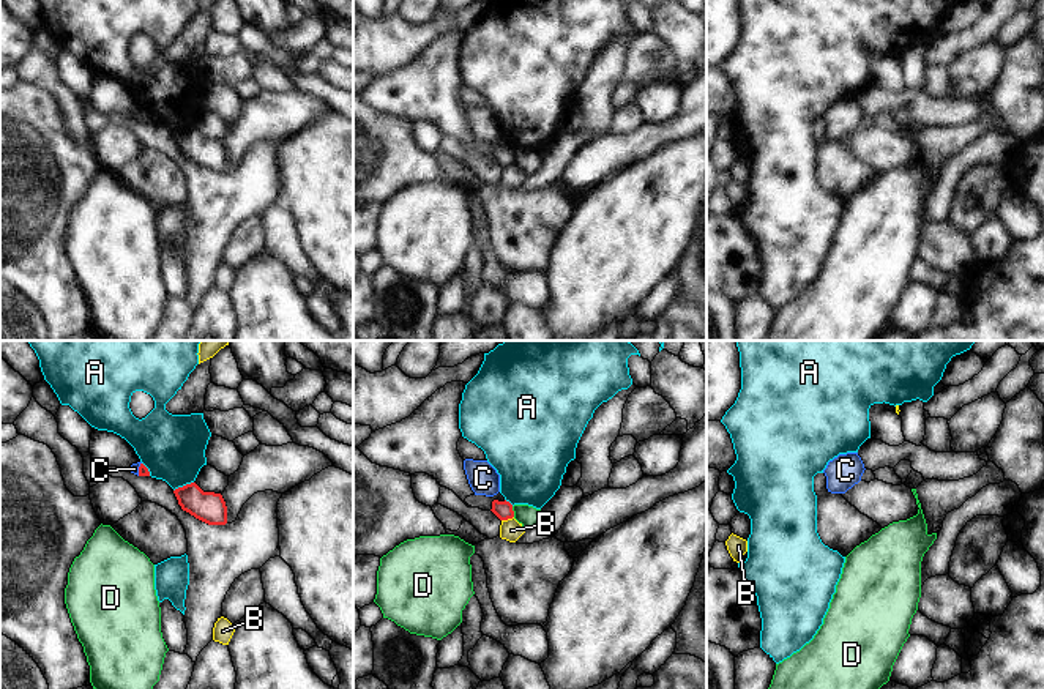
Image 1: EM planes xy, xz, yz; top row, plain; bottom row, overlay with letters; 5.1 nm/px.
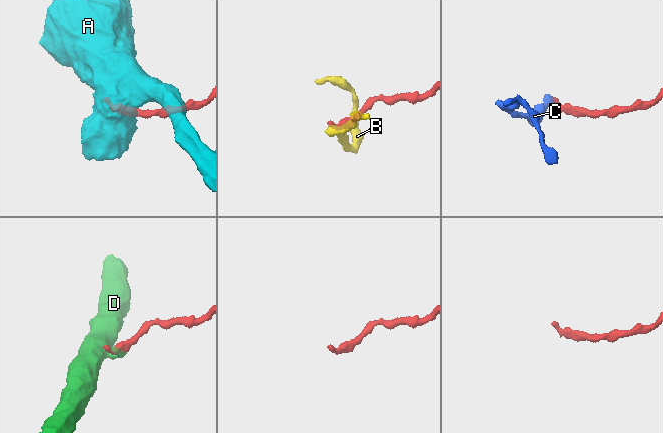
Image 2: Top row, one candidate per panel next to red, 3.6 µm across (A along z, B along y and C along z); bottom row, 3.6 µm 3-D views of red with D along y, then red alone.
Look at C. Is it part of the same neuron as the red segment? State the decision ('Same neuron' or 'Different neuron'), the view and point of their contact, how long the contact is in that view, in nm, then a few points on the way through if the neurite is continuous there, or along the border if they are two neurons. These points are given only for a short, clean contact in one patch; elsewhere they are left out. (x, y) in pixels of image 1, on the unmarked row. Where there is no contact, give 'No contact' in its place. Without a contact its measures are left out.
Different neuron. Touches red at xy (139, 115). Shared border 70 nm. Boundary: xy (141, 109), (137, 122).

